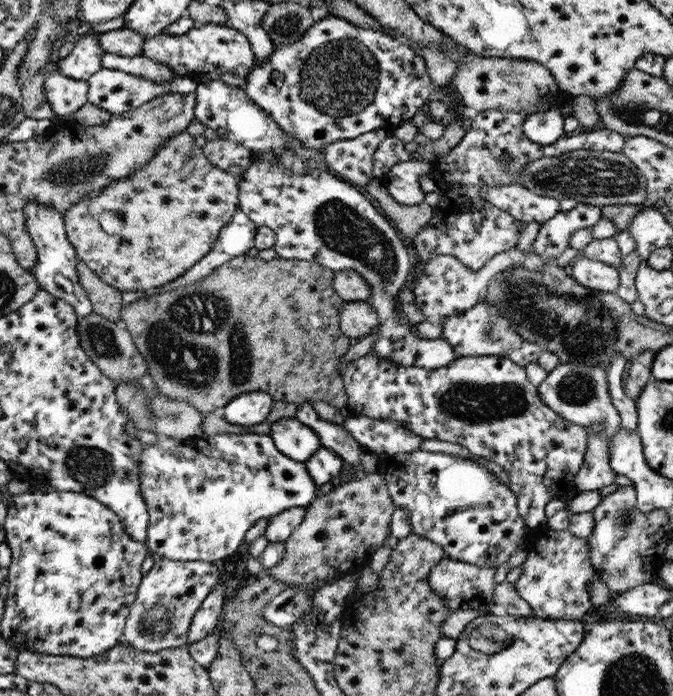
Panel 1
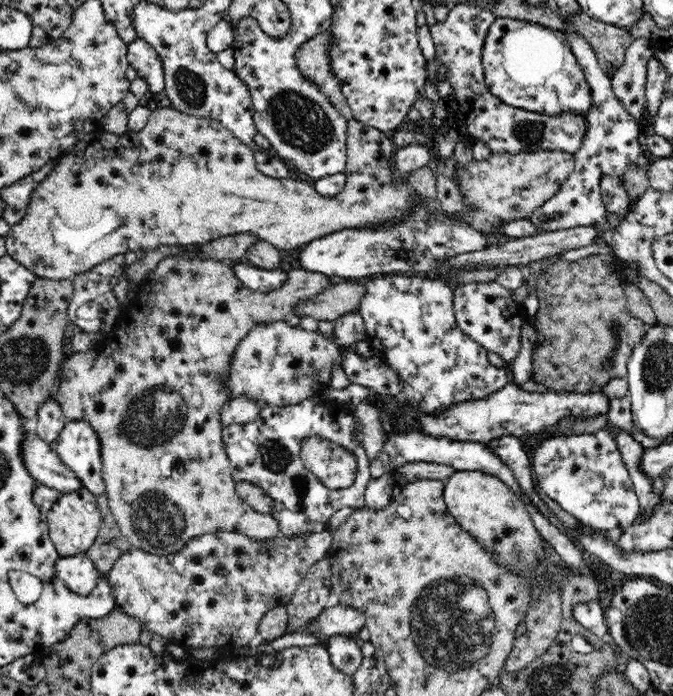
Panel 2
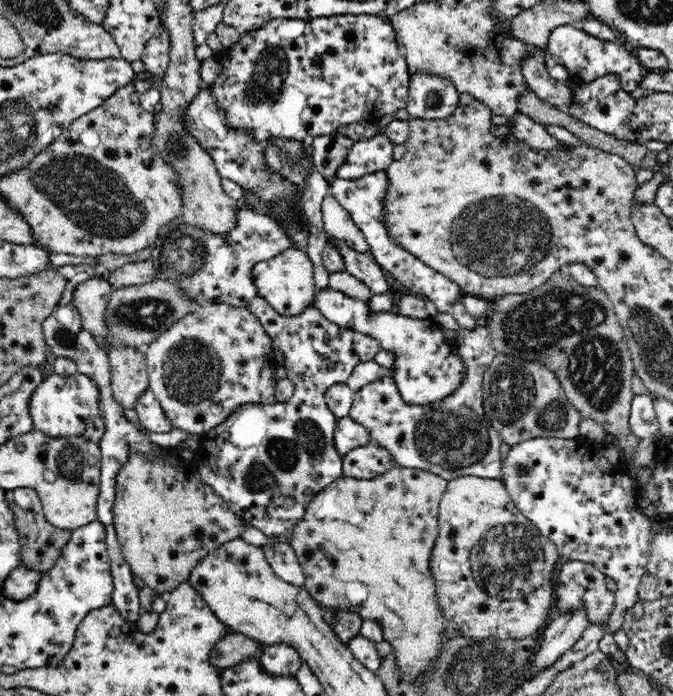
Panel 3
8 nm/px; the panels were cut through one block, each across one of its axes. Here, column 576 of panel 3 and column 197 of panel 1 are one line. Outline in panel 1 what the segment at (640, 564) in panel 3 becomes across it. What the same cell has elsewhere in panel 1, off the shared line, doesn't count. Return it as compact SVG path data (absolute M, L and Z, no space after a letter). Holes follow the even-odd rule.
M222 434L222 435L210 435L200 436L196 439L180 440L170 437L160 438L160 441L156 445L142 446L142 455L138 456L140 459L140 481L142 498L146 502L146 510L149 515L149 525L147 528L147 548L150 550L150 554L159 558L166 558L168 560L191 560L191 561L206 561L209 563L218 562L223 560L238 549L243 547L244 536L246 532L260 520L260 518L270 519L273 516L280 515L280 513L295 508L304 507L307 508L312 501L316 498L317 486L315 482L310 478L310 474L306 469L306 464L296 462L284 456L280 450L276 449L272 437L264 434Z

